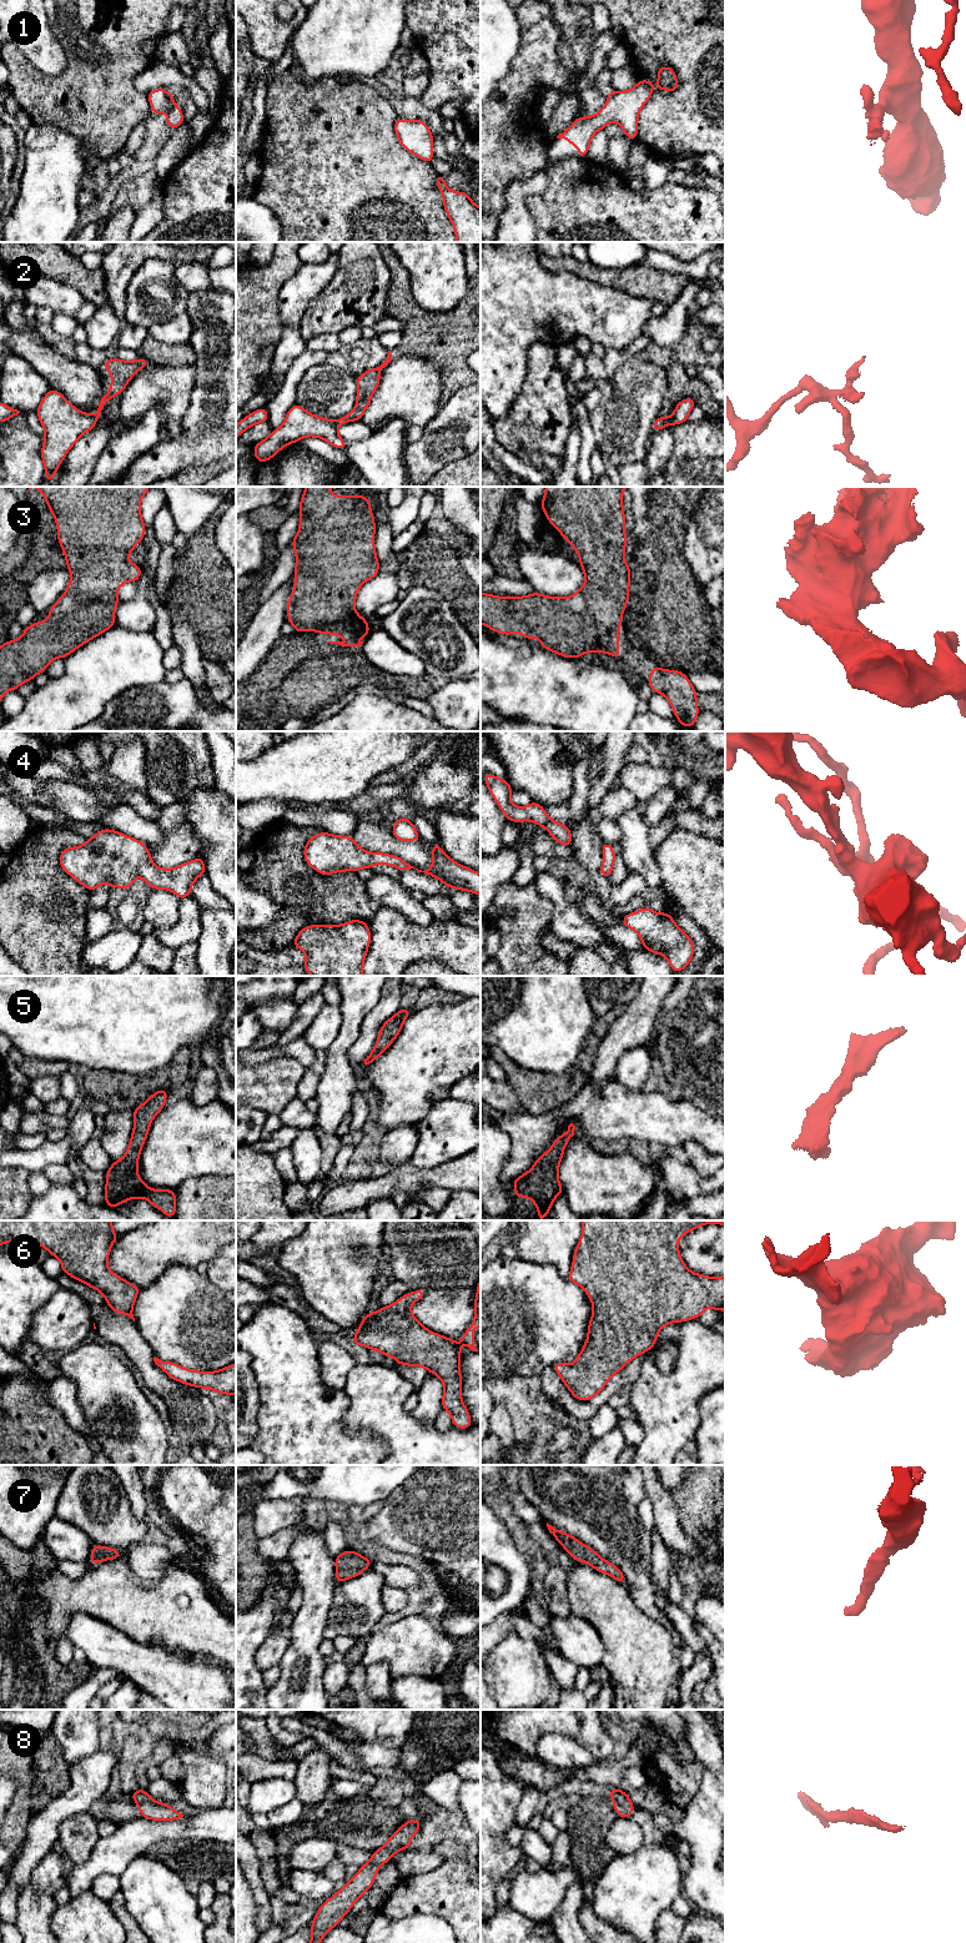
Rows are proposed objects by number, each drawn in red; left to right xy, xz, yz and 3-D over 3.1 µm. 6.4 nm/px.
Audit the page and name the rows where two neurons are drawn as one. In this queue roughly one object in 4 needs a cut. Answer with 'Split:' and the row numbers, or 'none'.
Split: 2

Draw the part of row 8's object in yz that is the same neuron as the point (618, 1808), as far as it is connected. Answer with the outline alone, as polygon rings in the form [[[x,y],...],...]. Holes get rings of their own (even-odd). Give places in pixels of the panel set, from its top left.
[[[609,1788],[608,1793],[613,1799],[613,1807],[618,1817],[632,1817],[635,1807],[628,1794],[618,1788]]]

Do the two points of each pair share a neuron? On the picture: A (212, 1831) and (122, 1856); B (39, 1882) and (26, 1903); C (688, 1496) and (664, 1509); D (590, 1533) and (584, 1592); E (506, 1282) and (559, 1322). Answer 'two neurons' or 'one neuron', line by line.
A: one neuron
B: two neurons
C: two neurons
D: two neurons
E: one neuron

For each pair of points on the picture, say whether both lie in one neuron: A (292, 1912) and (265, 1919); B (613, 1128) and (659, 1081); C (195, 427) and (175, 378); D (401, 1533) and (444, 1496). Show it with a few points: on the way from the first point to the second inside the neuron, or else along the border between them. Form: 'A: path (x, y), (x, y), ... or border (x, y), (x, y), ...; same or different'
A: border (272, 1897), (271, 1926), (267, 1929); different
B: border (643, 1090), (662, 1092), (670, 1100), (678, 1098); different
C: border (195, 379), (187, 409), (179, 423); different
D: path (412, 1521), (423, 1518), (433, 1508); same

